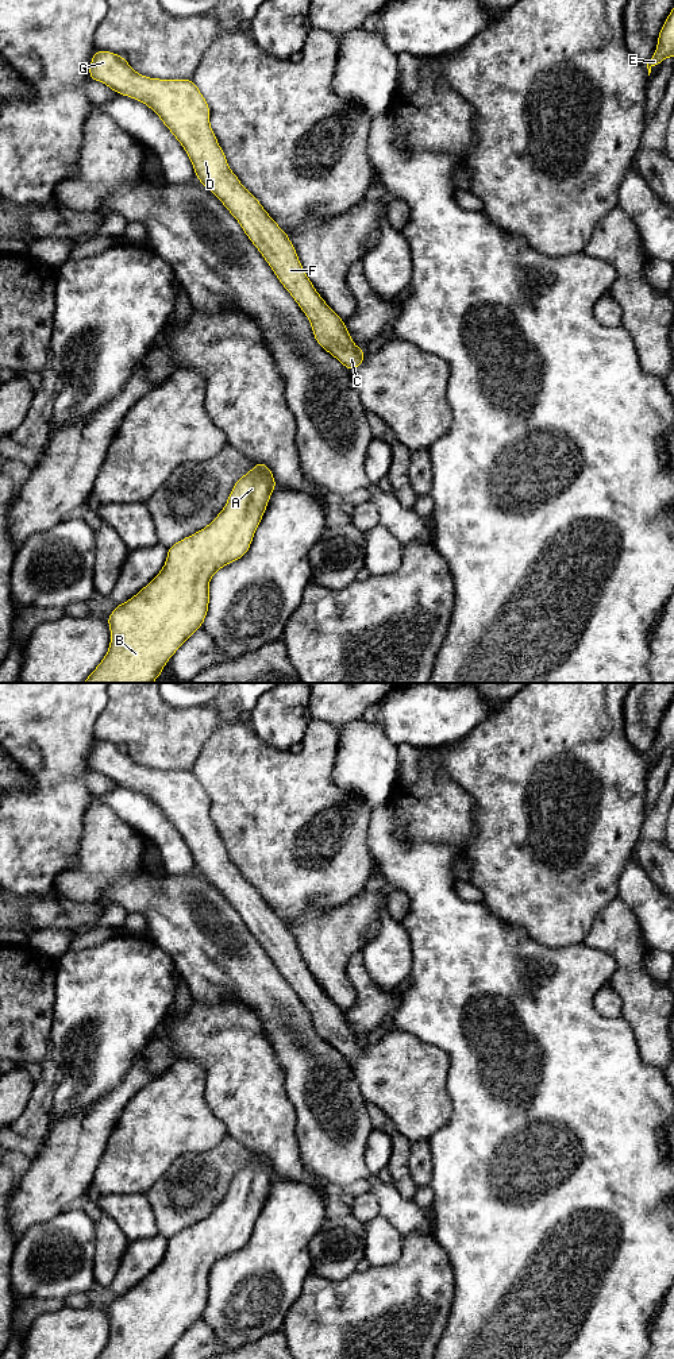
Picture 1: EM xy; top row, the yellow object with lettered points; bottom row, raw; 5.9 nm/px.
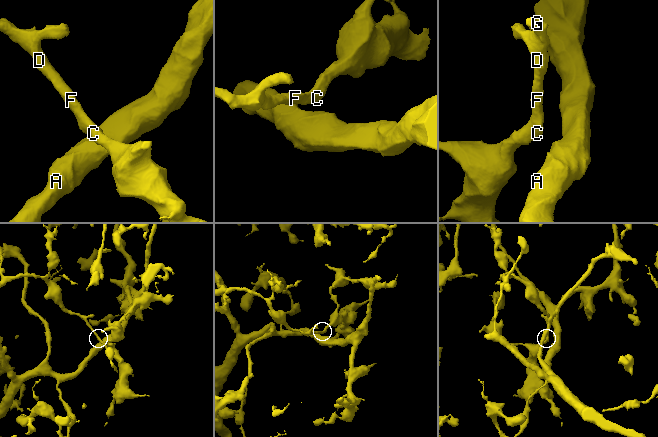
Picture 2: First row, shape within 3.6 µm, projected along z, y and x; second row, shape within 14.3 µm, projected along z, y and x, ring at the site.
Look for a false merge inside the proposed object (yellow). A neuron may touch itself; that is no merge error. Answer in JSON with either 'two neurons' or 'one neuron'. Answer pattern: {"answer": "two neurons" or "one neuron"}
{"answer": "one neuron"}

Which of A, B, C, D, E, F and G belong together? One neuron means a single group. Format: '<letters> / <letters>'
A B C D E F G

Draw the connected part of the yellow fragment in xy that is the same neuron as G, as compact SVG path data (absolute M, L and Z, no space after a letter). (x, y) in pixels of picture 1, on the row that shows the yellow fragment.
M99 50L90 61L89 77L146 104L159 116L186 151L197 179L238 220L308 317L319 345L346 368L359 367L365 351L354 344L344 321L316 292L286 232L231 171L209 124L209 105L193 80L150 78L136 73L123 57Z

